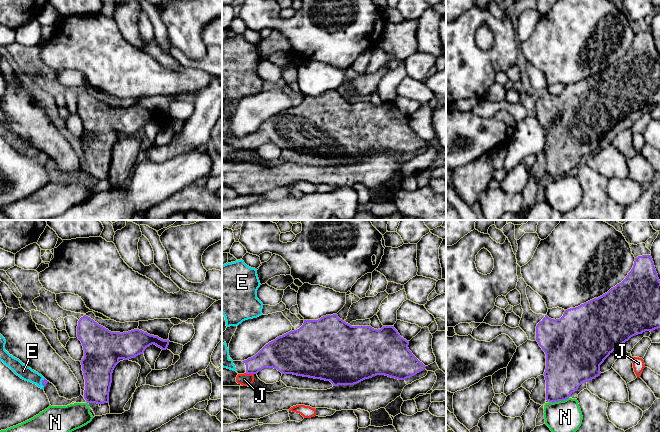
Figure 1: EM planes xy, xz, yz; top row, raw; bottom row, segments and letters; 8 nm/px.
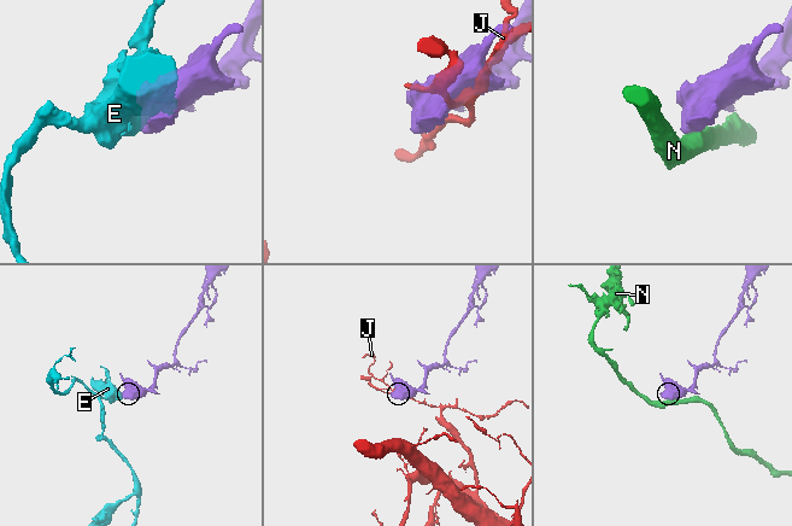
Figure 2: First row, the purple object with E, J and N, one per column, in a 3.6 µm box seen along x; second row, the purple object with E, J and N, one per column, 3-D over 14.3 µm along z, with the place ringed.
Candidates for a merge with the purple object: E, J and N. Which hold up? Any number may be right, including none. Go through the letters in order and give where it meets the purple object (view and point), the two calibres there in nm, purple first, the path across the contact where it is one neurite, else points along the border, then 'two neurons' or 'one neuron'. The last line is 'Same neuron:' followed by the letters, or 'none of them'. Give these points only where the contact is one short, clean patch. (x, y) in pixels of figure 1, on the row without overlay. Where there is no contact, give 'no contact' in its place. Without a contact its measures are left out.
E: contact xy (42, 158); calibres 50 and 110 nm; way xy (44, 158), (42, 158), (23, 147); one neuron
J: contact xz (249, 149); calibres 200 and 100 nm; two neurons
N: contact yz (558, 176); calibres 320 and 280 nm; two neurons
Same neuron: E

